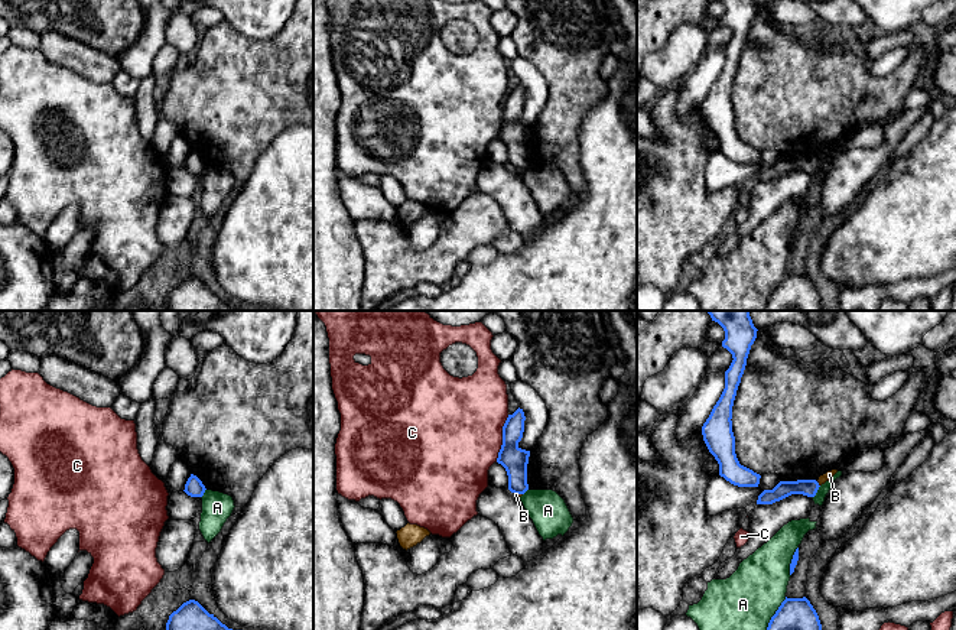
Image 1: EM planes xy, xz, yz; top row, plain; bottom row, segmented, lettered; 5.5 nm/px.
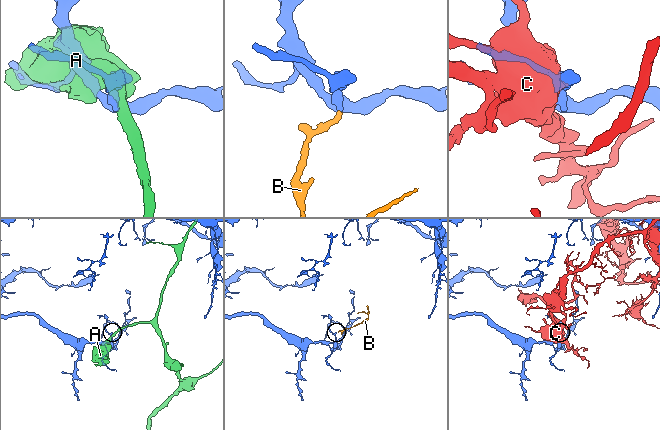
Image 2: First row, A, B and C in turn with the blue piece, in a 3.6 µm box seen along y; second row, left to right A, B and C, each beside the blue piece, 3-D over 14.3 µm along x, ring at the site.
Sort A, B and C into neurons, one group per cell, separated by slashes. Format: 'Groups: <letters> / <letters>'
Groups: A / B / C

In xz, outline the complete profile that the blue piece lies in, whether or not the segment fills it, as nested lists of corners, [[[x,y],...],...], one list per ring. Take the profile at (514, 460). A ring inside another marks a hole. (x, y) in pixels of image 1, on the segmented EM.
[[[520,407],[508,415],[503,426],[503,445],[497,458],[497,462],[507,471],[508,490],[514,494],[524,494],[529,490],[527,464],[530,451],[518,446],[524,432],[524,420],[524,412]]]

